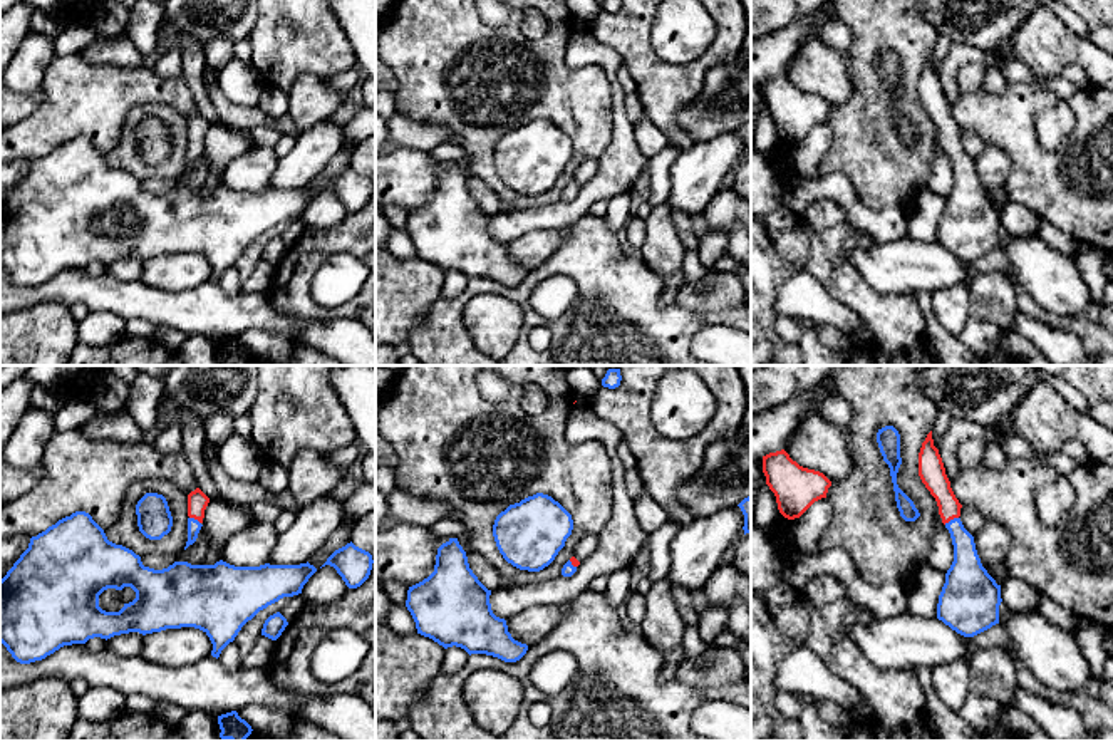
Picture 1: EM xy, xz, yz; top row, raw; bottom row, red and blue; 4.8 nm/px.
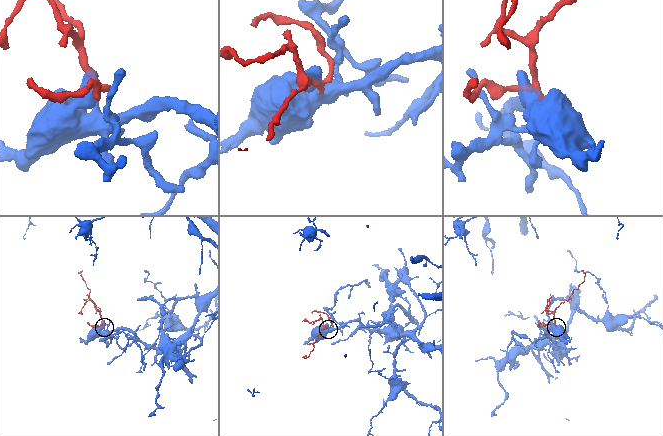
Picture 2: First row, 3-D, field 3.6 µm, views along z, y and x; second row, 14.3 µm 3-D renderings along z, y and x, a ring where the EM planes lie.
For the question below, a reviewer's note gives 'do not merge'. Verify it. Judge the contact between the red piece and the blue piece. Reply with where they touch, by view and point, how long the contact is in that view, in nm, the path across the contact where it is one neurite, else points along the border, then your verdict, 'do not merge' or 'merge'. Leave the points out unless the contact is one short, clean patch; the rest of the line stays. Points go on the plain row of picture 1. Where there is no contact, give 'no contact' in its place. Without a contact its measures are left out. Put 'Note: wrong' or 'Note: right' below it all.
contact yz (951, 143); length 80 nm; way yz (932, 98), (949, 129), (951, 143), (964, 170), (966, 191); merge
Note: wrong

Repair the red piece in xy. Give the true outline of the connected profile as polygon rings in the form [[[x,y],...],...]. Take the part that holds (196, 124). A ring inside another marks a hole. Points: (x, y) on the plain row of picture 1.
[[[196,112],[194,116],[191,116],[188,119],[188,166],[184,174],[193,169],[198,163],[198,158],[201,154],[201,148],[204,142],[204,134],[210,127],[210,122],[199,114]]]

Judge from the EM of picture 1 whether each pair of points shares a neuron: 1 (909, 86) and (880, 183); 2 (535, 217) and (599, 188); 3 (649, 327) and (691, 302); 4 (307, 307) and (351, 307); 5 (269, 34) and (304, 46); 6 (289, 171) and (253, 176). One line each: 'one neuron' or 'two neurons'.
1: one neuron
2: one neuron
3: two neurons
4: one neuron
5: one neuron
6: two neurons

